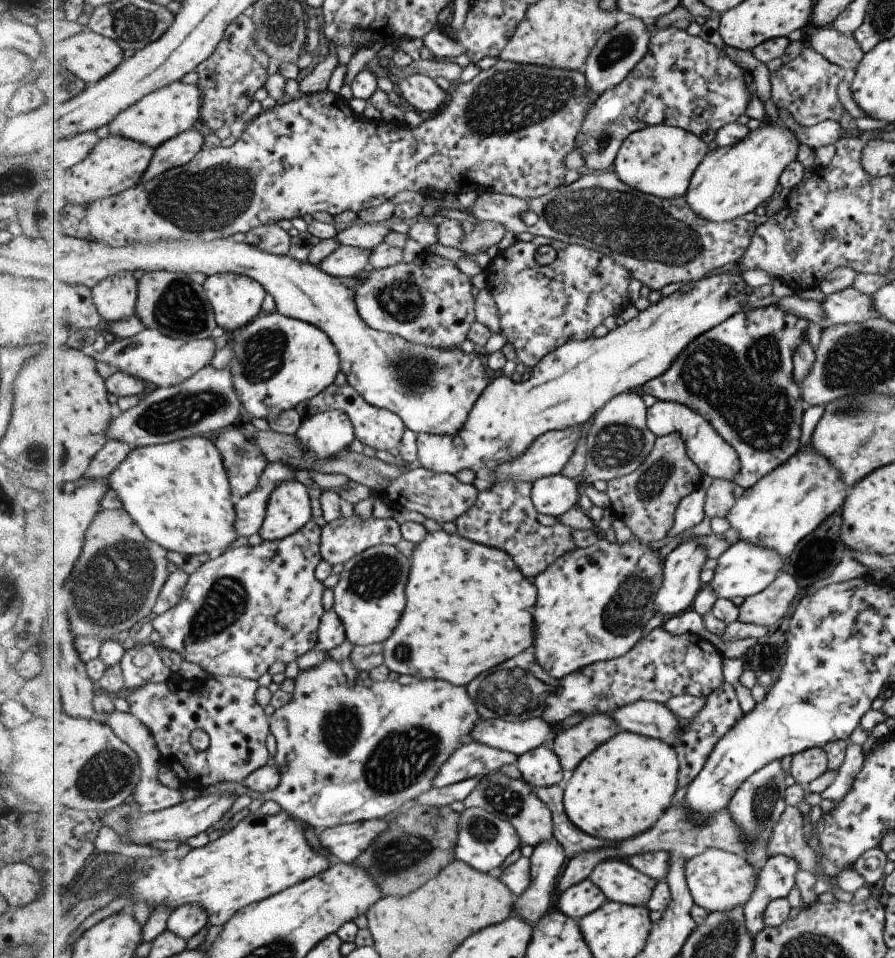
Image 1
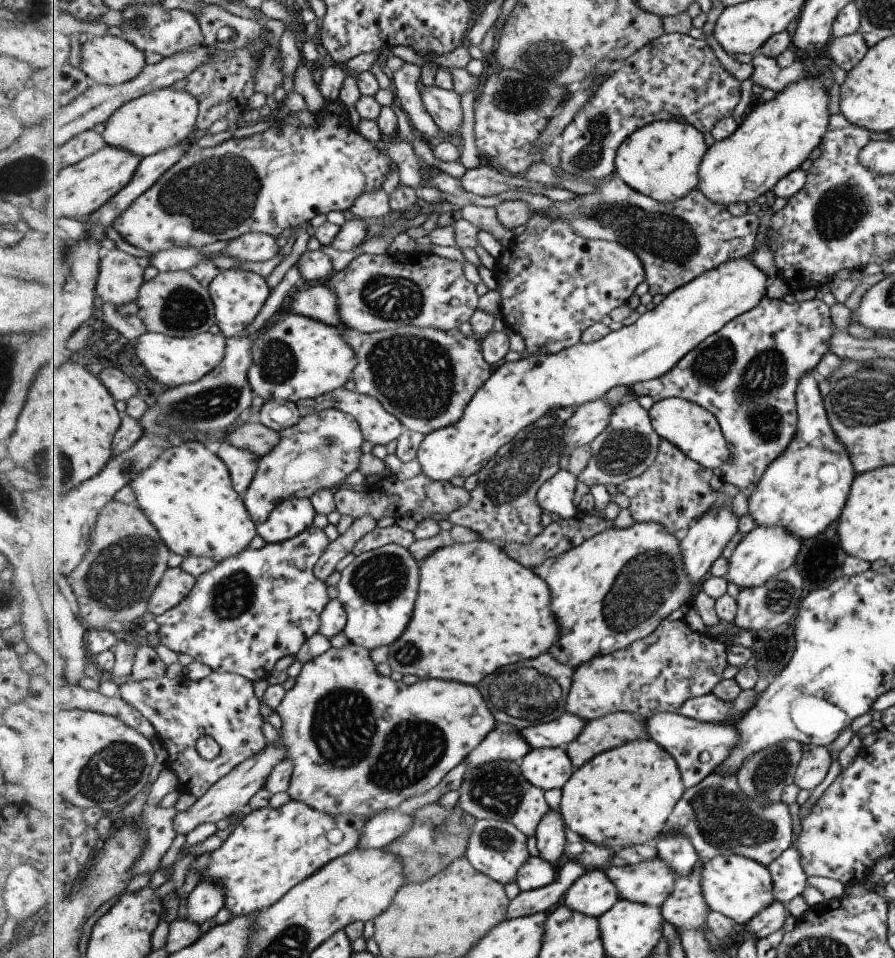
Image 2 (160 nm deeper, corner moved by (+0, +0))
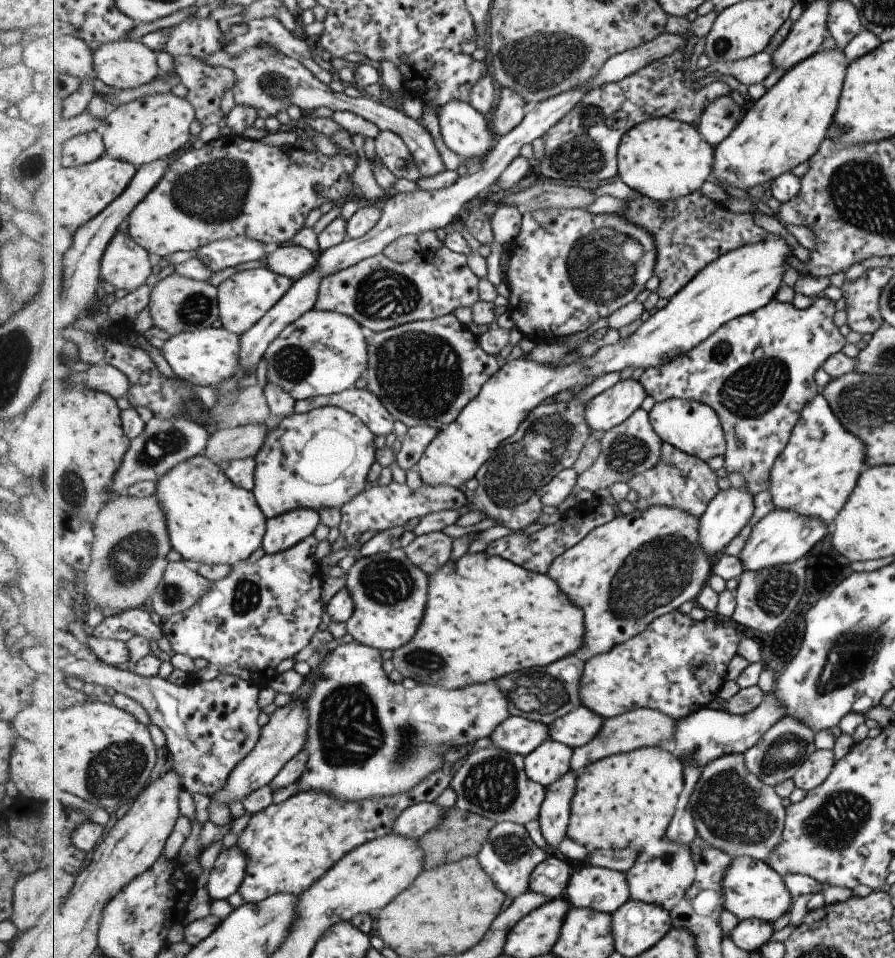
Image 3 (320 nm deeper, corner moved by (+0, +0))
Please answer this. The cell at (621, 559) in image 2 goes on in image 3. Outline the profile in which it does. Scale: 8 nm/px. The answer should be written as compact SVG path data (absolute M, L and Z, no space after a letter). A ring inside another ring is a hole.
M655 506L649 507L644 511L636 509L632 514L618 514L611 522L601 525L591 534L587 535L578 545L567 550L565 554L555 560L551 565L547 575L554 578L566 595L586 612L586 640L582 650L577 654L585 660L600 655L601 653L613 650L618 644L627 642L630 638L641 634L656 618L669 614L677 608L681 608L685 602L696 600L698 595L702 593L705 585L710 581L711 575L714 572L714 564L716 559L708 555L708 552L702 547L700 541L700 522L701 519L692 515L689 511L679 507Z

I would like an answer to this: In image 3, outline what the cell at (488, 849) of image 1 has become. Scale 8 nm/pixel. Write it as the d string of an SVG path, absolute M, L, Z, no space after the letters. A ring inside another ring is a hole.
M505 821L496 823L495 828L490 832L490 838L486 845L481 849L477 858L487 874L494 878L499 890L502 890L509 898L515 900L530 891L530 878L535 869L542 862L545 862L552 854L549 847L539 848L531 836L529 830L524 825Z

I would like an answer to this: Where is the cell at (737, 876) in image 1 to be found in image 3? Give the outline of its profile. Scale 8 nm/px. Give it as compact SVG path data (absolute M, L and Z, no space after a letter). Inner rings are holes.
M735 858L724 876L723 886L726 908L733 911L741 921L761 919L770 923L781 920L784 923L795 901L784 881L784 876L779 874L770 863L756 858Z

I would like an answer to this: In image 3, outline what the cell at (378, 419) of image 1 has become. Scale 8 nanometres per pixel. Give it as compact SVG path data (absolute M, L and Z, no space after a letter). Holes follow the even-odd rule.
M351 387L332 395L319 395L315 398L297 401L295 412L308 413L319 407L341 407L359 416L379 436L387 436L395 430L394 414L387 410L386 403L371 389Z

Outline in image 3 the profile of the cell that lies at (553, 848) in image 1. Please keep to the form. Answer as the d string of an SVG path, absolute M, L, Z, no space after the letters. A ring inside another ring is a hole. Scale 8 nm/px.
M570 770L557 782L546 787L548 790L546 800L543 801L538 820L547 845L553 852L559 850L560 844L568 836L573 797L578 787L578 776L579 774Z

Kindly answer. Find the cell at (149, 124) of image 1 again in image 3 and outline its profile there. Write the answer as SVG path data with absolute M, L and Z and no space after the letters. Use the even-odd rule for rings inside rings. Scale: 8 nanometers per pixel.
M172 93L149 95L112 108L101 129L106 154L133 163L138 168L167 159L173 152L187 146L196 117L193 103Z

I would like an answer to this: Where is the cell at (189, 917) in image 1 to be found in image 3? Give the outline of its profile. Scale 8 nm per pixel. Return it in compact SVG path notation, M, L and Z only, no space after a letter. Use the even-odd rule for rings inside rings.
M239 845L221 850L207 882L210 900L226 900L239 891L249 864L246 852Z

